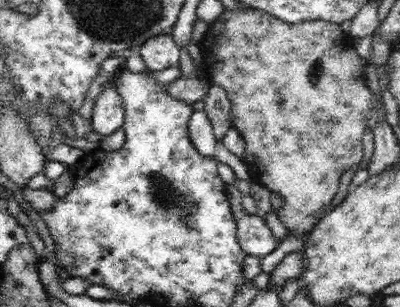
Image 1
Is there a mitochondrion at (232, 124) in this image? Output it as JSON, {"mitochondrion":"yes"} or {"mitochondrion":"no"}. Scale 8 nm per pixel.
{"mitochondrion":"no"}

